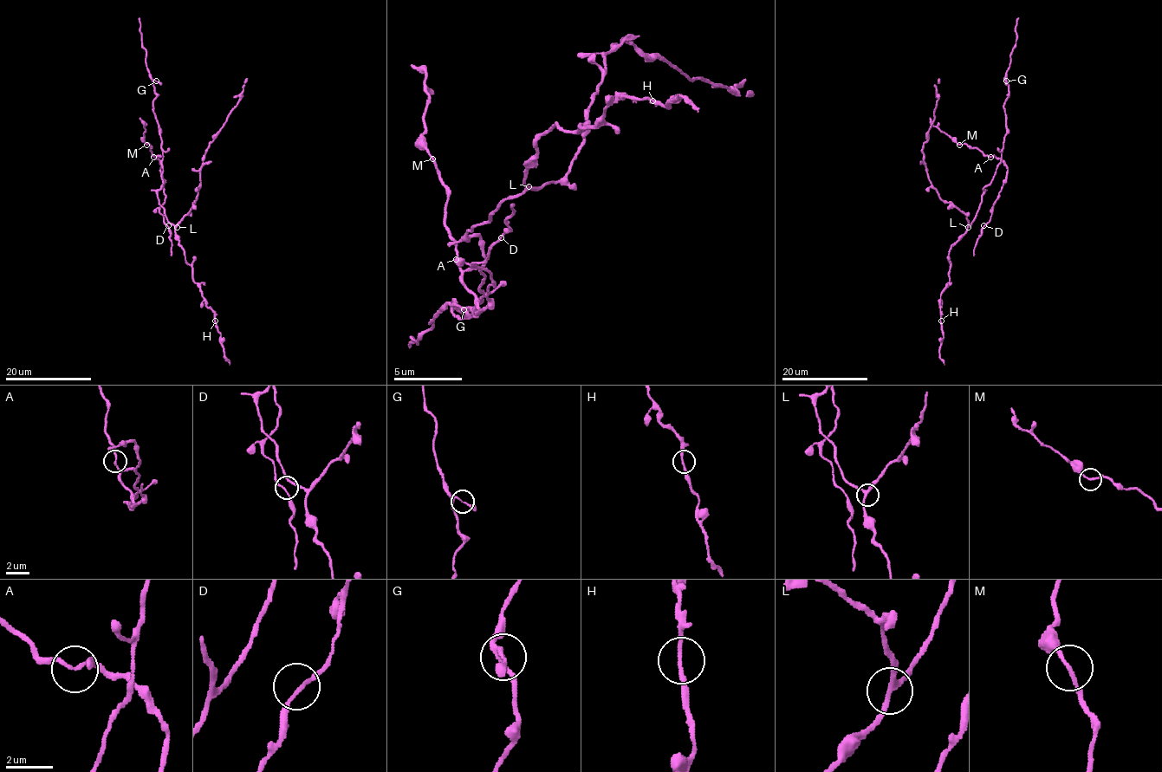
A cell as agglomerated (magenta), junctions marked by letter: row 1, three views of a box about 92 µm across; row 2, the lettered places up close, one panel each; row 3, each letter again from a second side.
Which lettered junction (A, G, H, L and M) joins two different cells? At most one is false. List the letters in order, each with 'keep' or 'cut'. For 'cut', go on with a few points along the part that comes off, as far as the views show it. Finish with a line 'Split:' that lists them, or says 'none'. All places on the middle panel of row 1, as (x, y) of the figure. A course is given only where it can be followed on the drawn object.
A: keep
G: keep
H: keep
L: keep
M: keep
Split: none

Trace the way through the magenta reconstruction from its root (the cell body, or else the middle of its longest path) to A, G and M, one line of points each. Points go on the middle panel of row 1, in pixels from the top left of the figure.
A: (488, 220), (467, 230), (481, 241), (484, 258), (484, 282), (474, 292), (464, 282), (457, 258)
G: (488, 220), (467, 230), (481, 241), (484, 292), (474, 309), (453, 299), (457, 316), (464, 309)
M: (488, 220), (467, 230), (484, 258), (484, 282), (474, 292), (446, 230), (446, 186), (432, 158)

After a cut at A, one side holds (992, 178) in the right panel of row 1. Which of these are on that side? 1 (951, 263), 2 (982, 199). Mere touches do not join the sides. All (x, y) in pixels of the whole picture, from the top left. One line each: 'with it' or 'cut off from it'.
1: with it
2: with it

